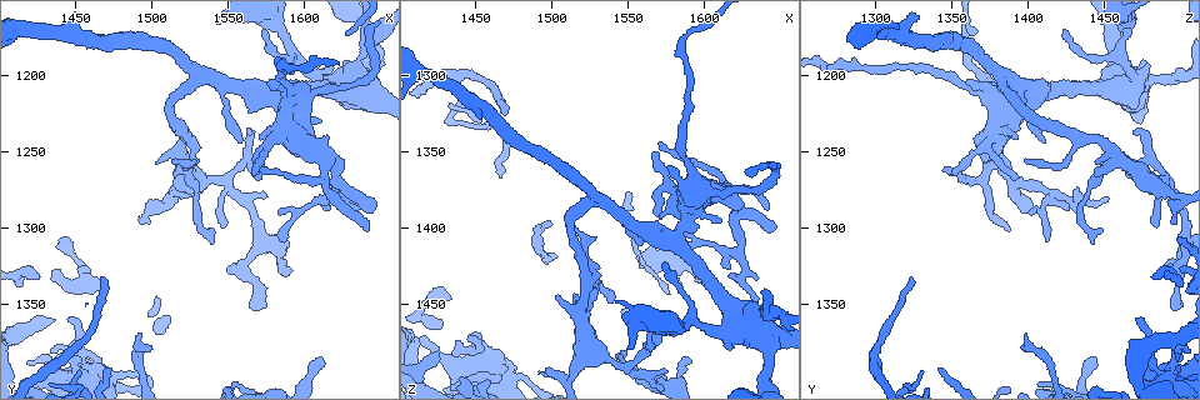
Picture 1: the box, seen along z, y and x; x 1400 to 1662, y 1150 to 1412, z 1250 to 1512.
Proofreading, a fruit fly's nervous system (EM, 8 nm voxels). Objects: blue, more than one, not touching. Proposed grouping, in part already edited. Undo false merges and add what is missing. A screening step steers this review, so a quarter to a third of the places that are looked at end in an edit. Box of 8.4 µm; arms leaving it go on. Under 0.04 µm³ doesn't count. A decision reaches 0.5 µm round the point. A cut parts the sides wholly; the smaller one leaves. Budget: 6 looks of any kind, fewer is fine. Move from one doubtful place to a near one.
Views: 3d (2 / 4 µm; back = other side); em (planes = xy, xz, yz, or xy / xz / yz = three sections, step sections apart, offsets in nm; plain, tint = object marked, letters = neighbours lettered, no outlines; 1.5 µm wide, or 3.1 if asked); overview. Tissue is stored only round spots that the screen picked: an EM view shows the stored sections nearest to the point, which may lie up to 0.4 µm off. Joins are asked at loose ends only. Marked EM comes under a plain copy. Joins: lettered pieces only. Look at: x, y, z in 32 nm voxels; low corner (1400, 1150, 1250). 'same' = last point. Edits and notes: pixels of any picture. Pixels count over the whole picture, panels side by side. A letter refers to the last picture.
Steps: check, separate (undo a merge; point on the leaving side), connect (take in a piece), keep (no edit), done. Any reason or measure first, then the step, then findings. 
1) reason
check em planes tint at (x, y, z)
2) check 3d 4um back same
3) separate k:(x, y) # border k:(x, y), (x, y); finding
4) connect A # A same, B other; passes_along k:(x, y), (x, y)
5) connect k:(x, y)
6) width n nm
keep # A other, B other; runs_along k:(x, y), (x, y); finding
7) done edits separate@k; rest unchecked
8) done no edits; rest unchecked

an open end
check em 3.1um yz step 8 letters at (1494, 1294, 1494)

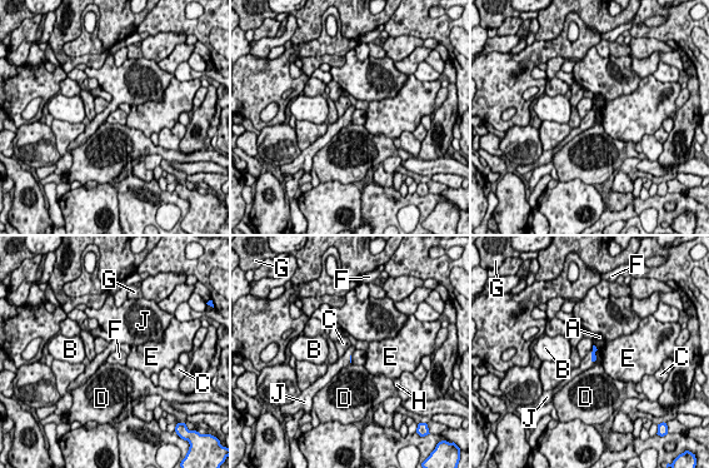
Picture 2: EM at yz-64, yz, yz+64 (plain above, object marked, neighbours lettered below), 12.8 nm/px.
another direction
check em 3.1um planes letters same

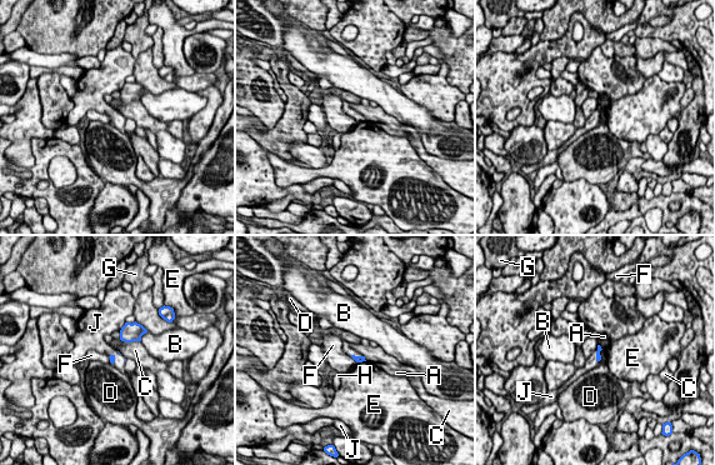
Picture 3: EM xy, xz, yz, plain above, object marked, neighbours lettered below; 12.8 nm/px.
keep # A other, B other, C other, D other, E other, F other, G other, H other, J other; border 3:(598, 349), (596, 361); no lettered piece goes on from it

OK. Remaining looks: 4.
check 3d 4um at (1512, 1256, 1396)

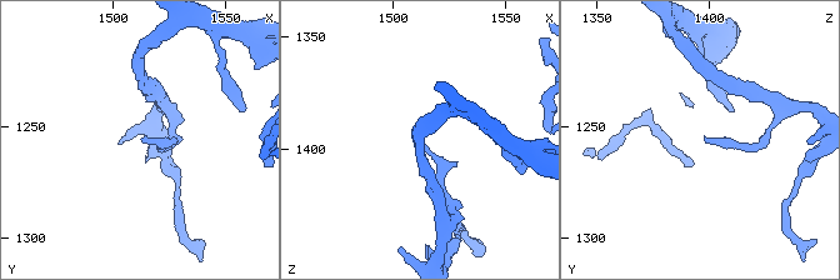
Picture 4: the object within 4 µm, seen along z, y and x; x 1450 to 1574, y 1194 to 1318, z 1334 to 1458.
need the tissue
check em planes letters at (1513, 1255, 1397)

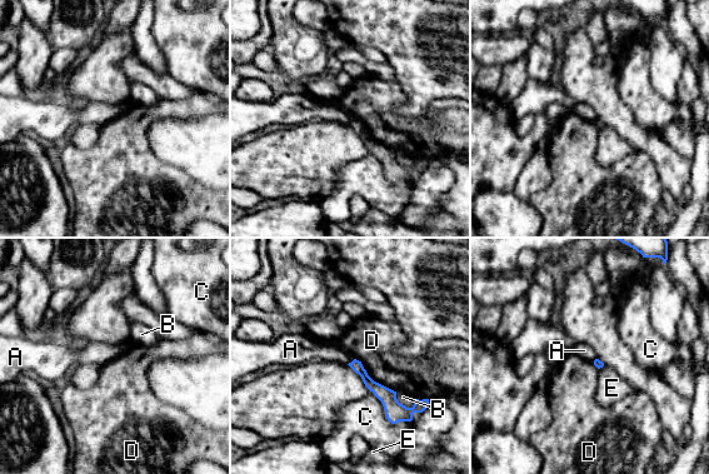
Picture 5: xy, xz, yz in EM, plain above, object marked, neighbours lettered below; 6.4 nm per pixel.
keep # A other, B other, C other, D other, E other; border 5:(354, 359), (348, 364); no lettered piece goes on from it

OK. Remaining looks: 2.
done no edits; rest unchecked

